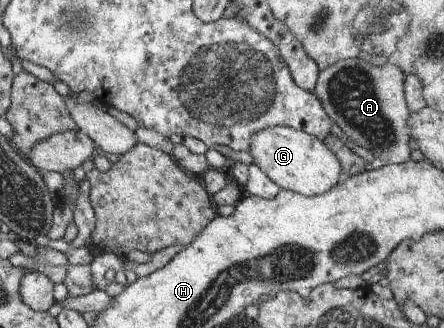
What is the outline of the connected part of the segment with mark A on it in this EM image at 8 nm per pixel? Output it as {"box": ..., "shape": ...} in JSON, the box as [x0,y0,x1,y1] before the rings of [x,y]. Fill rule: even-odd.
{"box":[315,58,410,163],"shape":[[[349,58],[319,72],[315,95],[323,103],[332,122],[353,142],[372,150],[375,158],[388,163],[410,160],[410,108],[406,101],[406,75],[398,65],[373,64],[369,60]]]}

